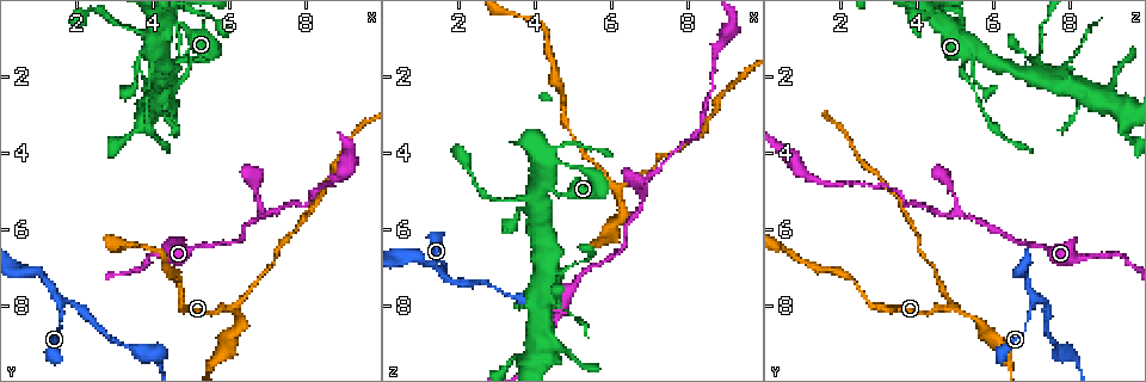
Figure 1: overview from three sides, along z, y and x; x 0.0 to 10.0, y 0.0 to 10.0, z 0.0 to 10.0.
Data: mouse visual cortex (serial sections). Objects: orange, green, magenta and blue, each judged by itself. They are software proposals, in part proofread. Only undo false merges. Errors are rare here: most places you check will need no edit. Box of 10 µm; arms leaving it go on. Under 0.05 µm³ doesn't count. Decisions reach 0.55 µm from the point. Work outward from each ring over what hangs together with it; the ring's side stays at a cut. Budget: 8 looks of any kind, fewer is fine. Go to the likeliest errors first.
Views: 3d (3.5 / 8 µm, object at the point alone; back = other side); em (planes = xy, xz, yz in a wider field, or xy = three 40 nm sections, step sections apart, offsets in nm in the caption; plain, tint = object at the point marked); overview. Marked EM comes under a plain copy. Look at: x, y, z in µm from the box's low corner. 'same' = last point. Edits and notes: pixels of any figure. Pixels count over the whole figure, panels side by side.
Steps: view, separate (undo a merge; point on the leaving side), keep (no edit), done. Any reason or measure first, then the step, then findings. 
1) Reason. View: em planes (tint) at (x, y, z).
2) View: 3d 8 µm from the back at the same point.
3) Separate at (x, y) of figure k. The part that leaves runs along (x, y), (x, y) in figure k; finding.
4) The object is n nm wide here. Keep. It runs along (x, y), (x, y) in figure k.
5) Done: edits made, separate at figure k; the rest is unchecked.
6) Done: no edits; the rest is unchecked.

Small branch off a trunk. View: 3d 3.5 µm at (3.80, 1.40, 5.50).

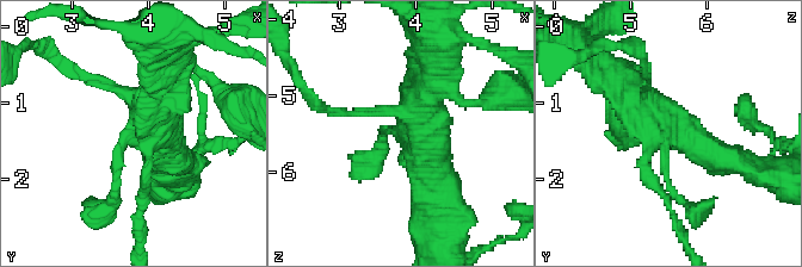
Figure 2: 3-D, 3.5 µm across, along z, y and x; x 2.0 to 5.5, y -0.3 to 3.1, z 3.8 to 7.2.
View: em xy step 5 (tint) at (3.80, 1.45, 5.55).

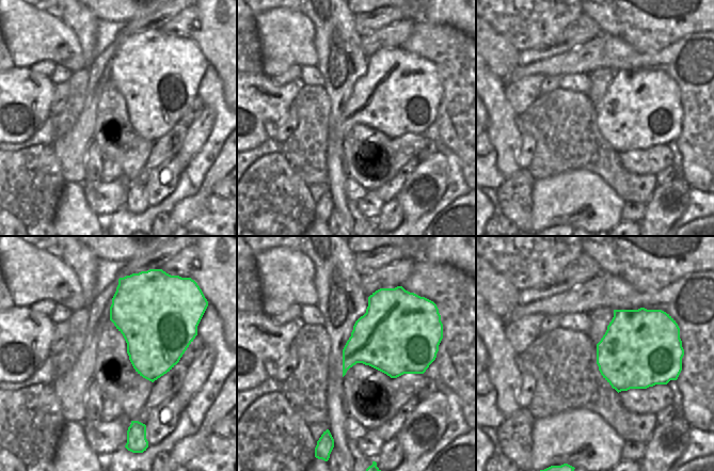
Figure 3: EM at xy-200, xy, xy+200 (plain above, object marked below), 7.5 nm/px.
Separate at (143, 203) of figure 2. The part that leaves runs along (149, 167), (139, 215), (139, 248) in figure 2; a second cell is stuck on.

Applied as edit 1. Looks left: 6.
See it whole again. View: overview.

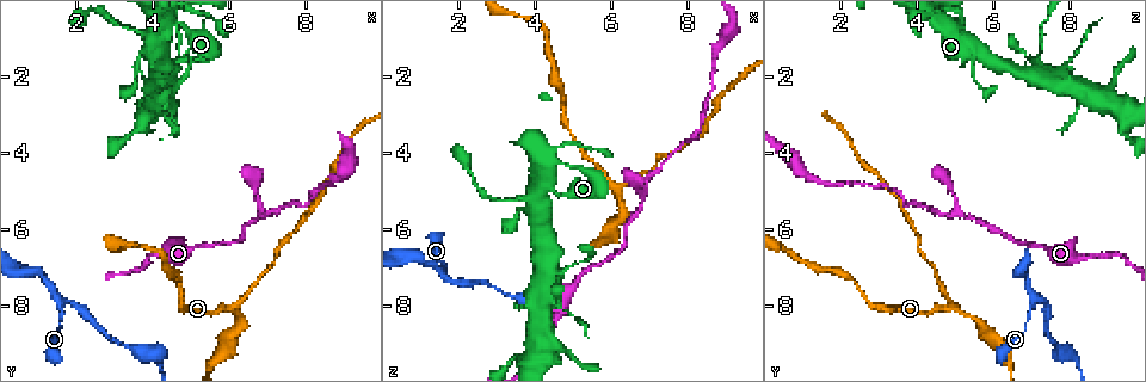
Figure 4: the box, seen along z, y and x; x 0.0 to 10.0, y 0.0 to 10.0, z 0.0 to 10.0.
Side arm on a straight run. View: 3d 3.5 µm at (1.60, 7.90, 7.20).

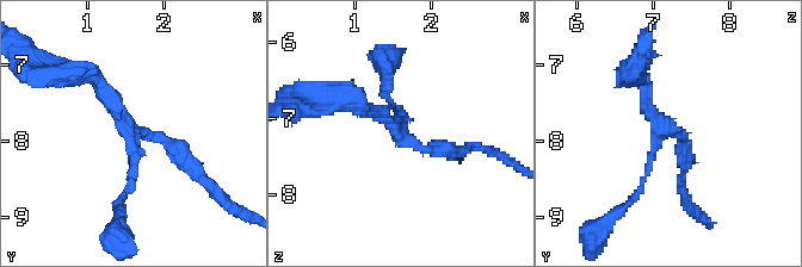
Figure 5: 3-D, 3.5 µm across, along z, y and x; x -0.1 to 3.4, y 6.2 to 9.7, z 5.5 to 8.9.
3 arms meet here; the arms are 100, 150, 200 nm wide; need the tissue. View: em xy step 1 (tint) at (1.60, 7.85, 7.15).

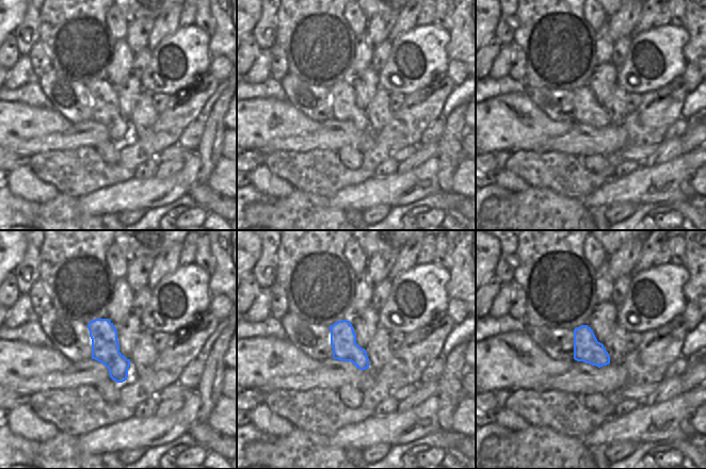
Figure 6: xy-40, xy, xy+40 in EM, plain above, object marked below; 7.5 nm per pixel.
Keep. Continuous, no second cell.

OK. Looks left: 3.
Sharp bend. View: 3d 8 µm at (6.05, 8.05, 4.85).

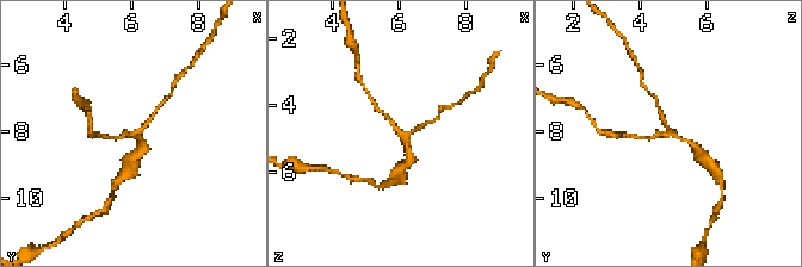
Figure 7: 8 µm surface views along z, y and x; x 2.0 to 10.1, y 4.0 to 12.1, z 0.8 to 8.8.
3 arms meet here; the arms are 150, 150, 200 nm wide. View: em planes (tint) at the same point.

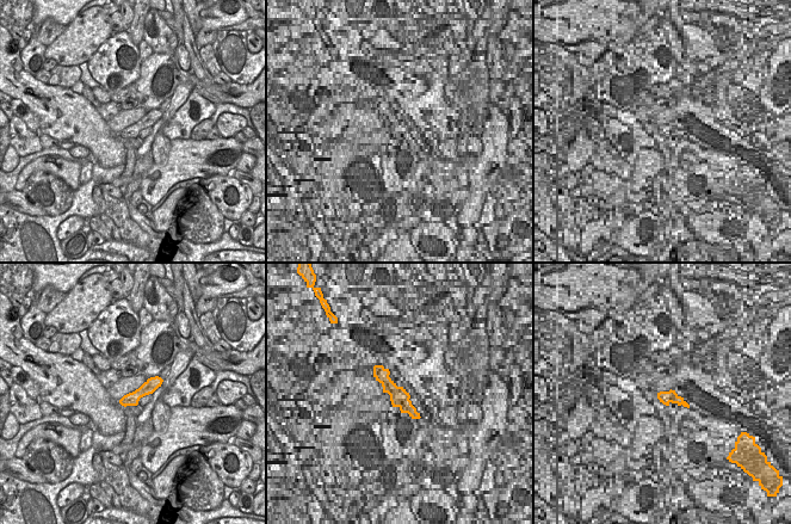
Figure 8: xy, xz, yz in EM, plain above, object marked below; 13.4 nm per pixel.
The object is 190 nm wide here. Keep. It runs along (159, 381), (133, 399), (123, 401) in figure 8; continuous, no second cell.

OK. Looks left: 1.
Done: edits made, separate at figure 2; the rest is unchecked.

